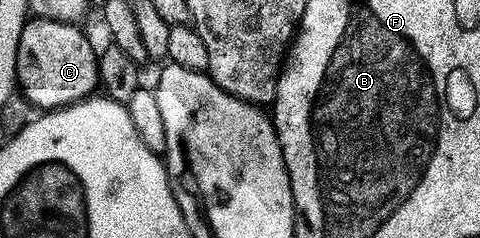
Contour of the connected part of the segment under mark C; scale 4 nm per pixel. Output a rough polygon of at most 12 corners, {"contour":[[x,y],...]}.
{"contour":[[27,19],[16,84],[35,109],[99,87],[99,53],[78,24]]}

